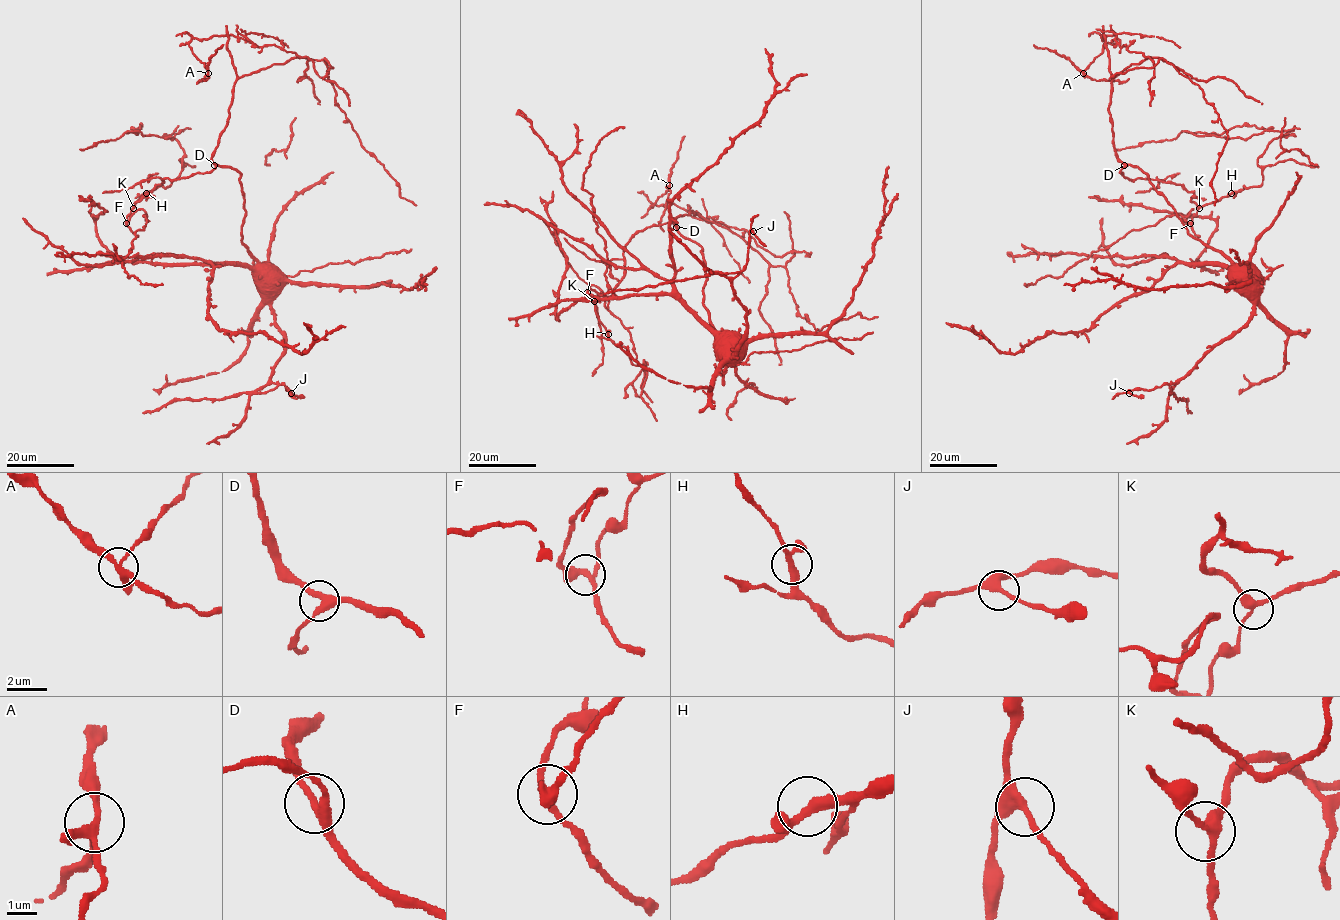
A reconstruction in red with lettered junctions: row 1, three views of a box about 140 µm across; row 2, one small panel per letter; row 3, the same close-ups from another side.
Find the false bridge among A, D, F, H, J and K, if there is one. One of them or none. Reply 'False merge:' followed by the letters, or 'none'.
False merge: A

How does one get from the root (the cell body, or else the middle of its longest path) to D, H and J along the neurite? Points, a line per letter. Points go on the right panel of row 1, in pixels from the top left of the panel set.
D: (1255, 271), (1232, 263), (1192, 237), (1174, 207), (1149, 177), (1138, 167), (1124, 165)
H: (1255, 271), (1192, 237), (1138, 167), (1128, 165), (1120, 171), (1131, 180), (1179, 184), (1199, 206), (1231, 193)
J: (1255, 271), (1260, 279), (1258, 301), (1243, 326), (1218, 343), (1175, 382), (1129, 393)

